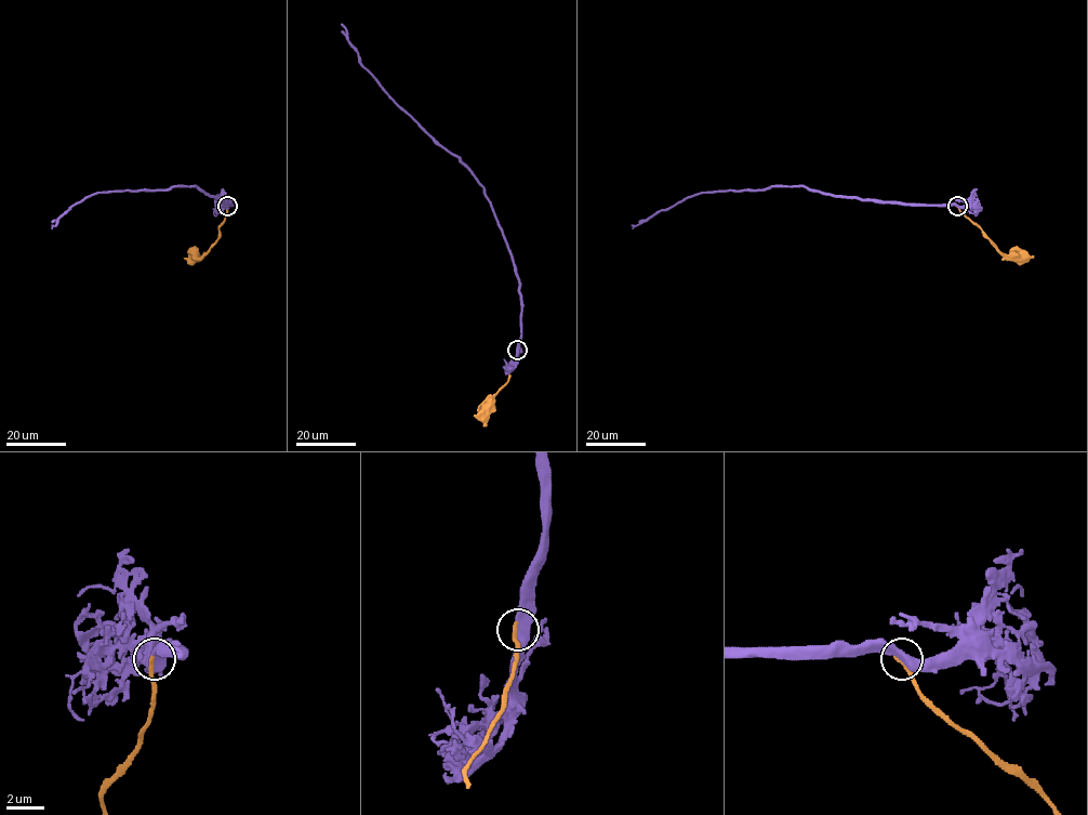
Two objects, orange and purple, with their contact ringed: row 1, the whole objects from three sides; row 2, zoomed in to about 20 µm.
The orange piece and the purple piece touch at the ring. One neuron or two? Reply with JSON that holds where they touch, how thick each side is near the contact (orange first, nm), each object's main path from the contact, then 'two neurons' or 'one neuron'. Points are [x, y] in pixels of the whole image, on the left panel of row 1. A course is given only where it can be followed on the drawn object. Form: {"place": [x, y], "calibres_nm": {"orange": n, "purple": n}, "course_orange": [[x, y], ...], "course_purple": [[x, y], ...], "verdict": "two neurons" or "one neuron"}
{"place": [227, 206], "calibres_nm": {"orange": 240, "purple": 500}, "course_orange": [[227, 207], [216, 241], [199, 259], [194, 255]], "course_purple": [[227, 207], [231, 205], [196, 186], [97, 192], [77, 201], [52, 228]], "verdict": "one neuron"}

